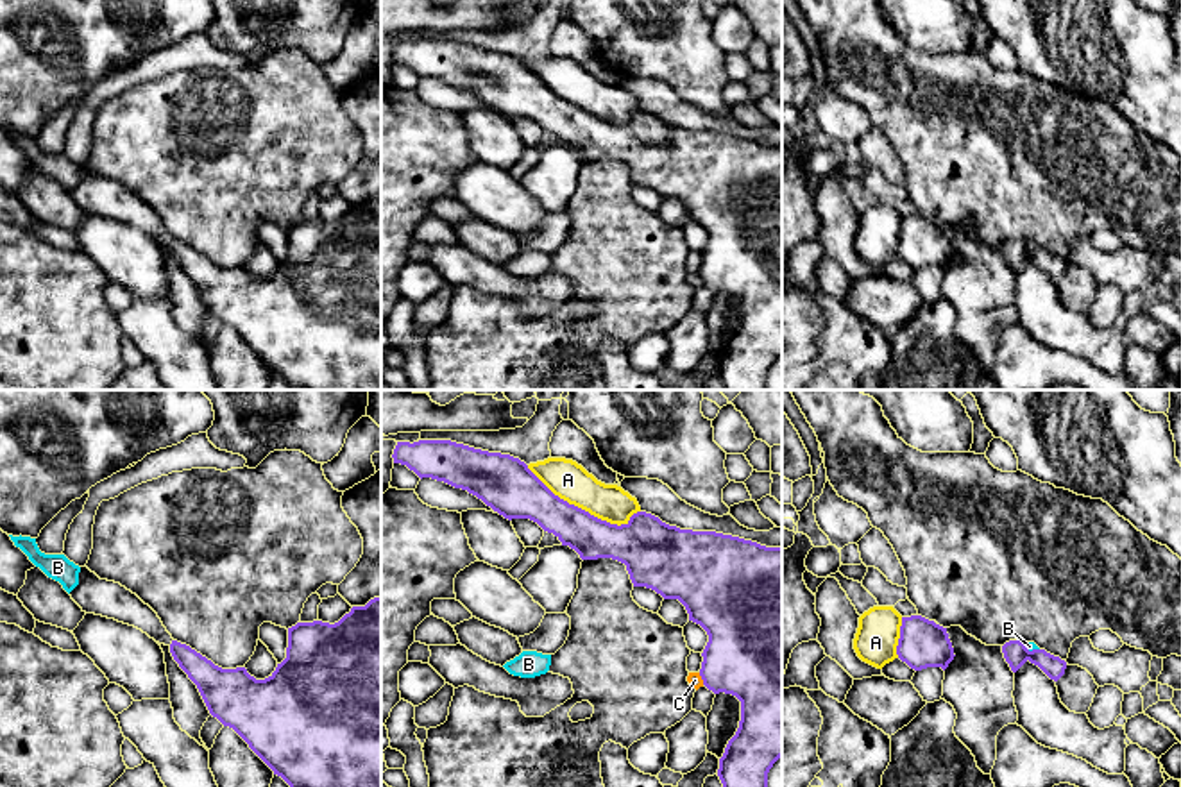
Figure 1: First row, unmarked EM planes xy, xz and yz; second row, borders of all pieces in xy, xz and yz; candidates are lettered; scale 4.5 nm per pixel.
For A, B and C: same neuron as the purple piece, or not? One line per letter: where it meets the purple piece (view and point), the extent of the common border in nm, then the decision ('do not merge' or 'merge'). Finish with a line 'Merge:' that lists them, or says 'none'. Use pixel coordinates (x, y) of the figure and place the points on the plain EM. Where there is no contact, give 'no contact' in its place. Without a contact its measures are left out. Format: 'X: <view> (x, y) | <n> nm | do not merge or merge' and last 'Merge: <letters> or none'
A: xz (584, 110) | 550 nm | do not merge
B: yz (1033, 249) | 90 nm | do not merge
C: xz (702, 278) | 60 nm | do not merge
Merge: none

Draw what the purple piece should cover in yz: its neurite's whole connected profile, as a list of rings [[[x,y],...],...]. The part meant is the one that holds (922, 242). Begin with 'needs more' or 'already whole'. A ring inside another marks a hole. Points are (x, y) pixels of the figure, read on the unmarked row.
already whole | [[[922,215],[902,216],[896,254],[911,268],[941,267],[954,259],[954,247],[947,227]]]

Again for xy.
already whole | [[[381,195],[370,199],[365,206],[353,206],[351,211],[335,224],[313,220],[297,222],[288,227],[286,258],[277,263],[276,270],[265,279],[256,279],[245,267],[222,268],[177,240],[172,240],[170,252],[179,267],[197,284],[209,313],[224,326],[233,327],[274,370],[274,374],[281,376],[290,385],[292,390],[381,390]]]

